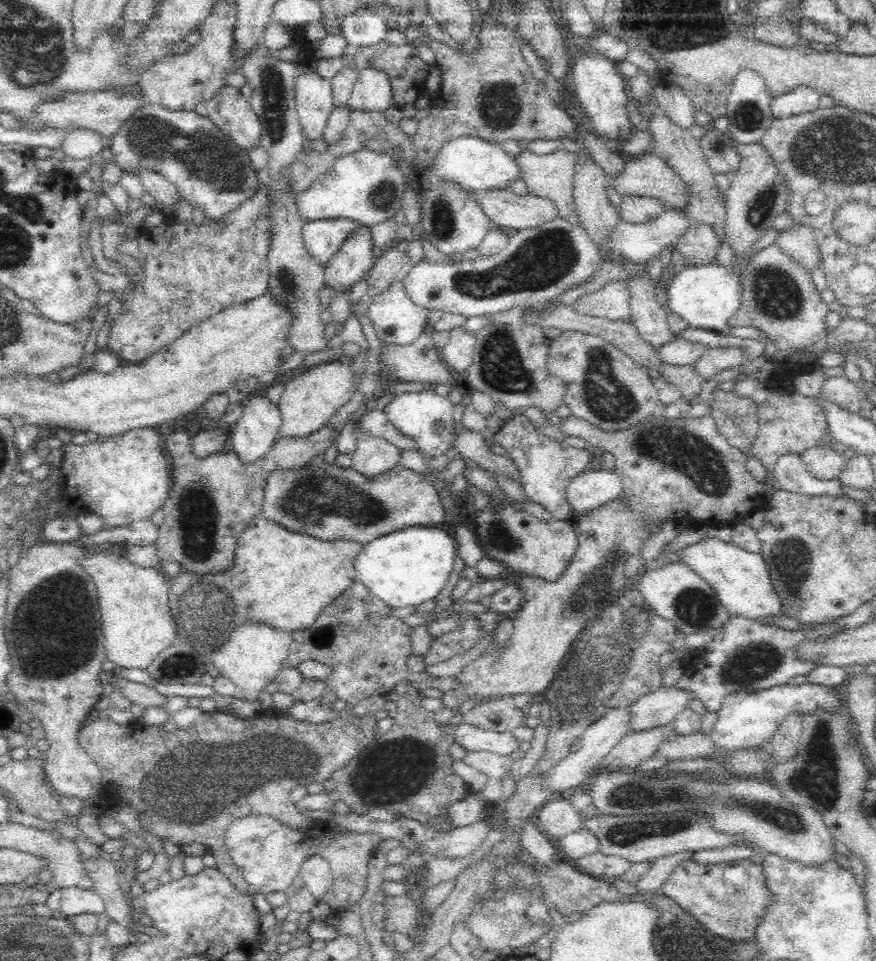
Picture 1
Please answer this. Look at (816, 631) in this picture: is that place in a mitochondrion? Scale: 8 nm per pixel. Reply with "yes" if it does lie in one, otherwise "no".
no

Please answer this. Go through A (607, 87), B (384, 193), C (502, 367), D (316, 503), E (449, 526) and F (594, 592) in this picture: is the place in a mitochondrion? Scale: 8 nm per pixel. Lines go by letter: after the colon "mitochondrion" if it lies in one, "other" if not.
A: other
B: mitochondrion
C: mitochondrion
D: mitochondrion
E: other
F: mitochondrion

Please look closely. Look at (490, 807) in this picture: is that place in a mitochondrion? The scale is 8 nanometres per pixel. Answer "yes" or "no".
no

